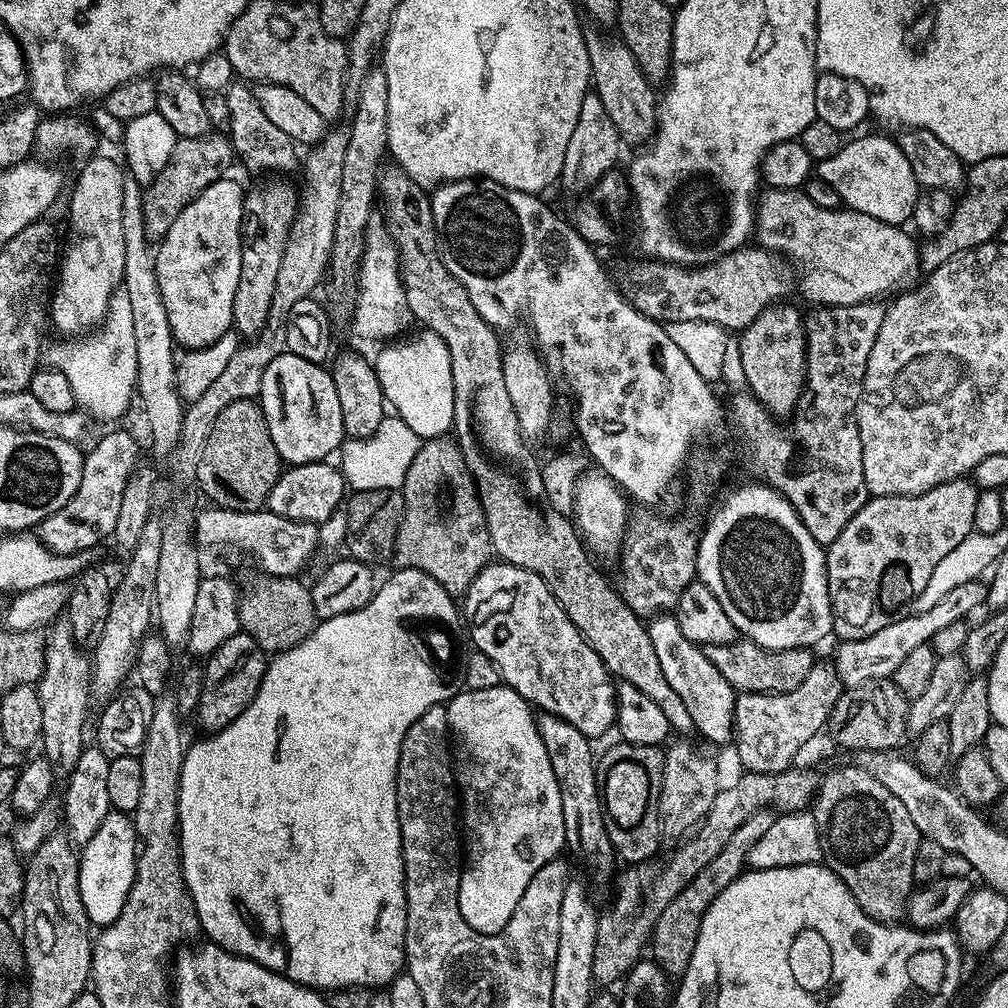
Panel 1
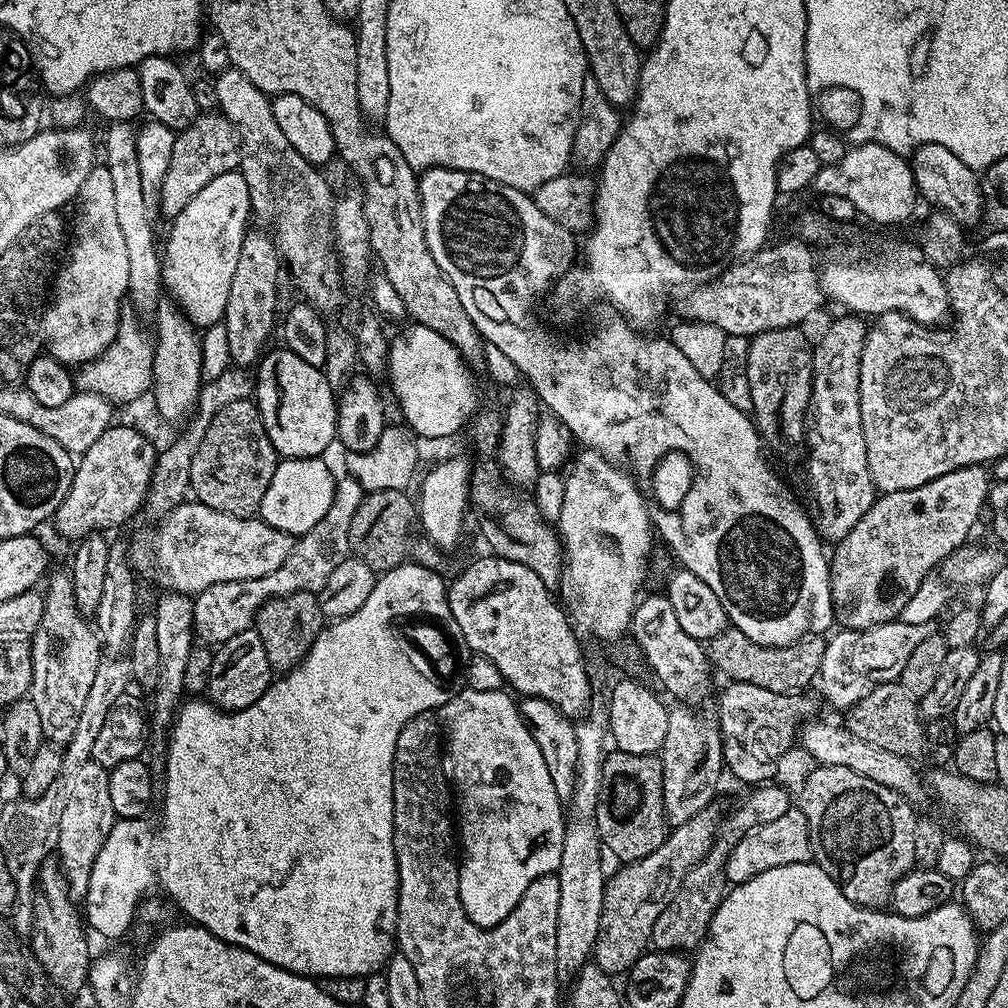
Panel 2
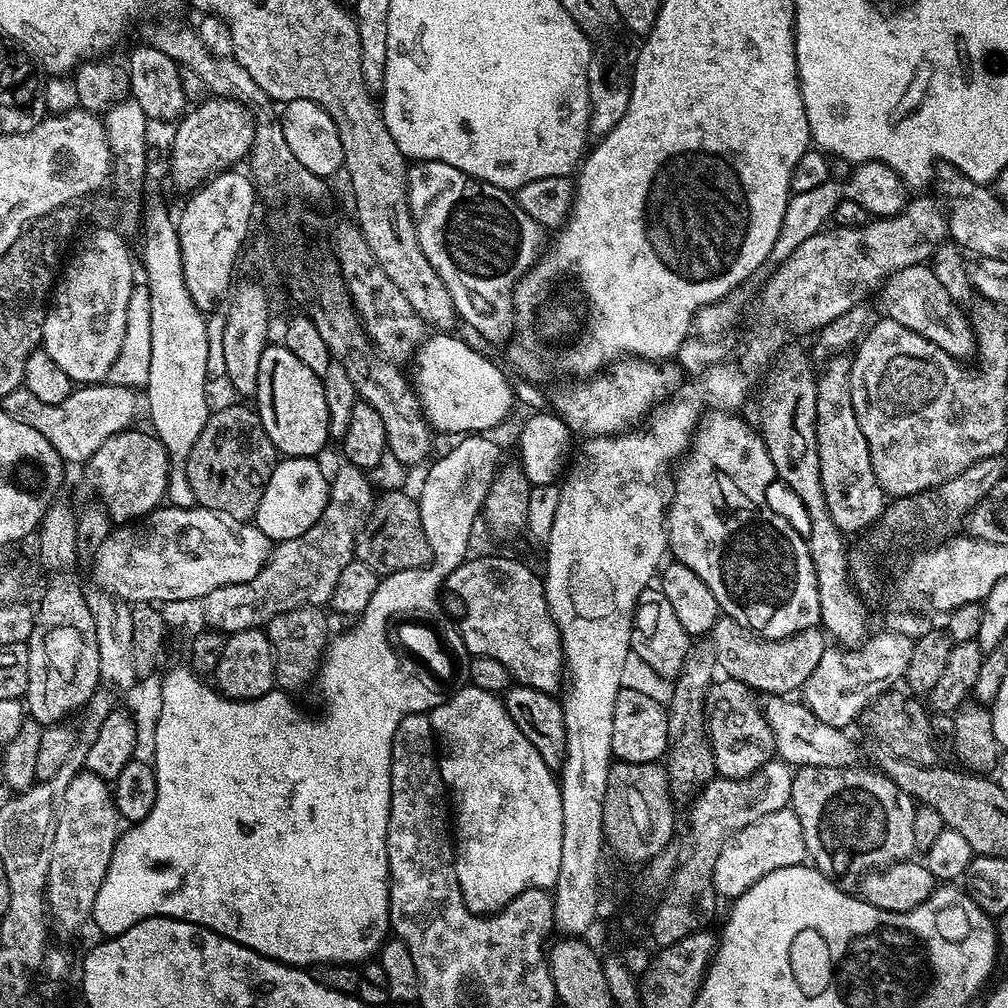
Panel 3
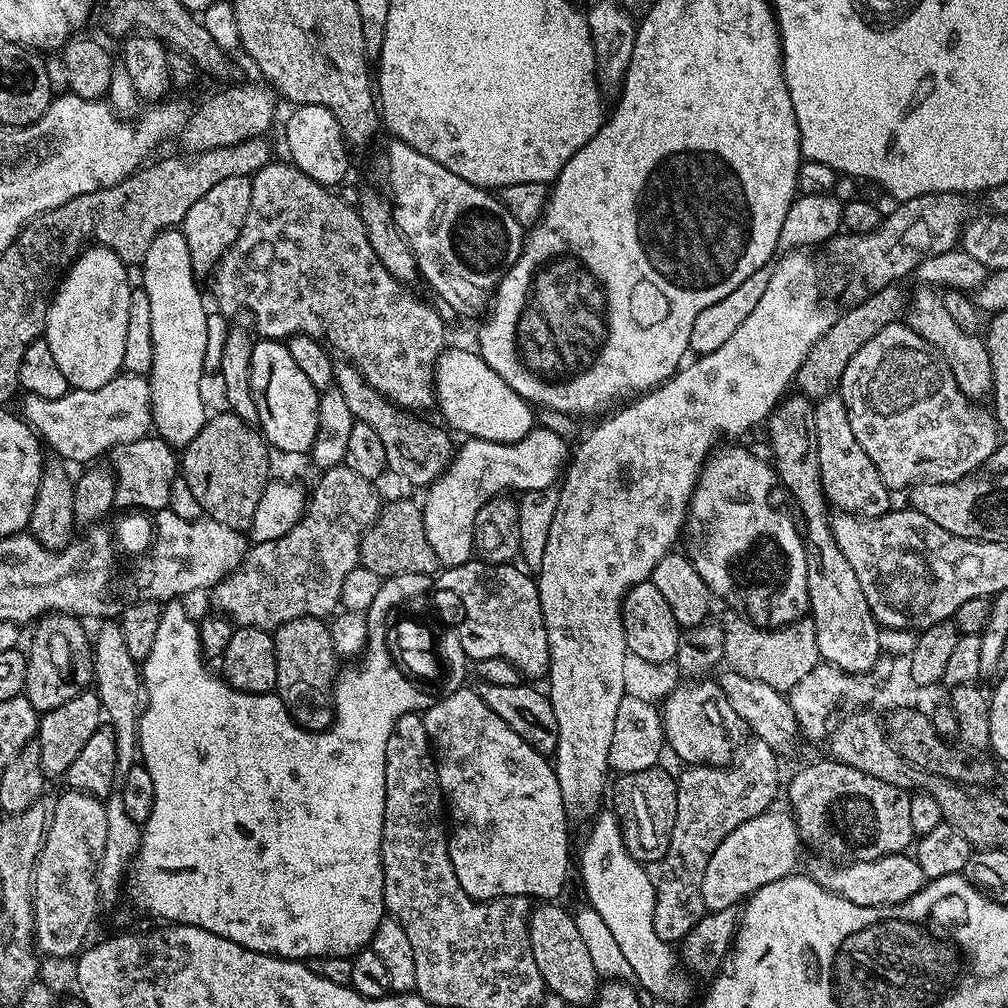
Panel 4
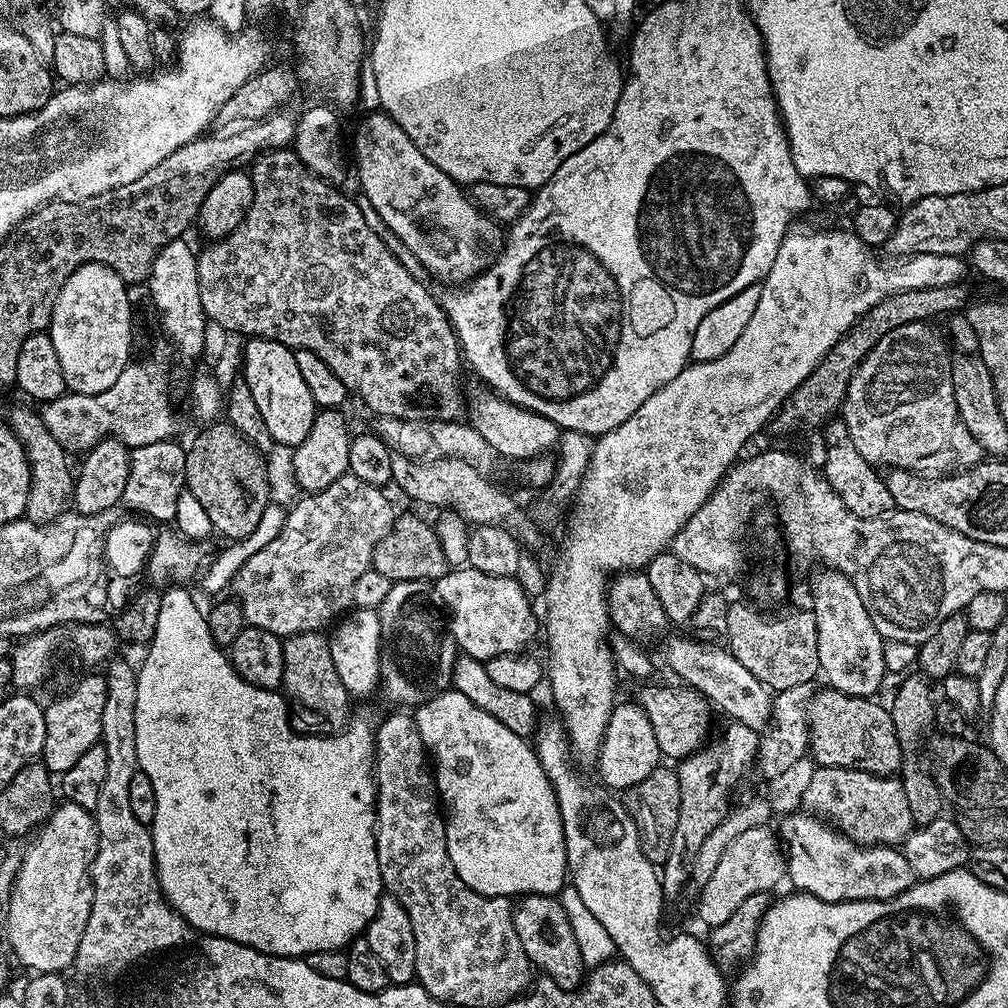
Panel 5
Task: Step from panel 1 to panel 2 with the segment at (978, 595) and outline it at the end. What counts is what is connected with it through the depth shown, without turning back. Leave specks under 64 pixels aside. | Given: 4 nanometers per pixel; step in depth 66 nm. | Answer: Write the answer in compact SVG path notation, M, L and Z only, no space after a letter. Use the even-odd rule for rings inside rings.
M901 619L862 631L839 629L825 641L818 685L823 696L836 708L847 710L867 692L867 685L897 681L910 653L923 639L928 638L933 627L929 623L908 624Z

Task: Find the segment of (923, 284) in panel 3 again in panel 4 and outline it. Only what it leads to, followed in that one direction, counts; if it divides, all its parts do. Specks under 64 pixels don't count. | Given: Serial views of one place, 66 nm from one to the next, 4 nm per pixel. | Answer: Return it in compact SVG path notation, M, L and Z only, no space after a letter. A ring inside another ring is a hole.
M920 286L916 293L911 293L906 309L906 323L925 342L933 344L941 352L942 358L950 366L958 390L962 390L964 397L973 402L980 402L983 396L985 399L991 393L992 363L987 343L979 335L962 330L962 326L958 326L954 318L950 318L950 313L944 305L944 297L935 287Z

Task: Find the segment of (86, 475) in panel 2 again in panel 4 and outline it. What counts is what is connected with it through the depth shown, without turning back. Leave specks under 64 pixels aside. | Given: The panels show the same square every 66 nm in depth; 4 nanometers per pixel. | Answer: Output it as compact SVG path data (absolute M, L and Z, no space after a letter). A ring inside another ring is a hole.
M156 434L143 436L138 442L117 444L111 449L110 467L116 474L116 508L120 510L143 510L156 514L168 508L171 487L178 477L178 452Z

